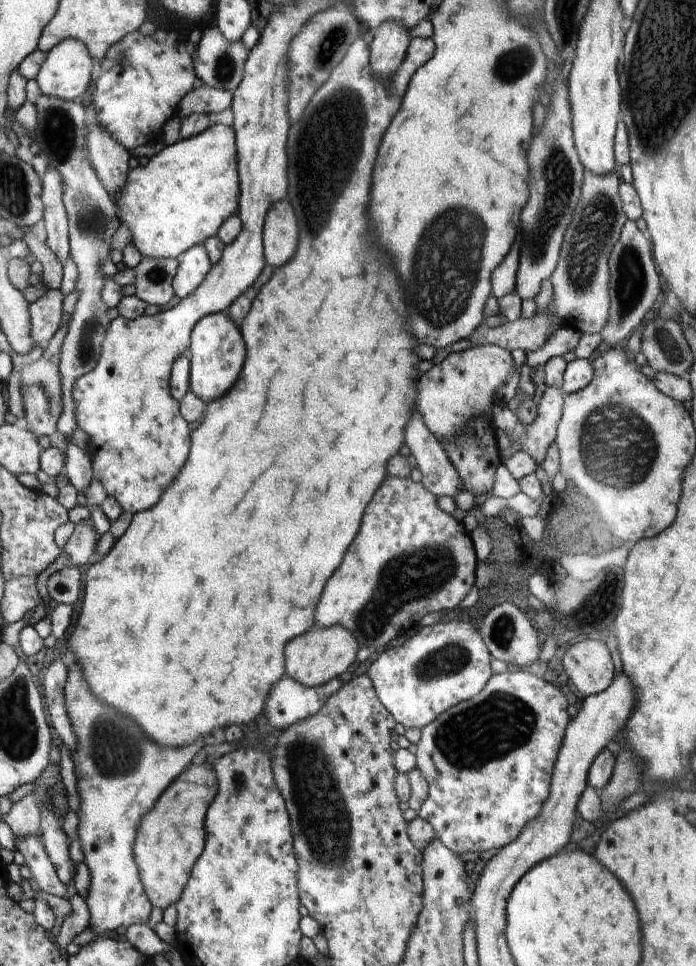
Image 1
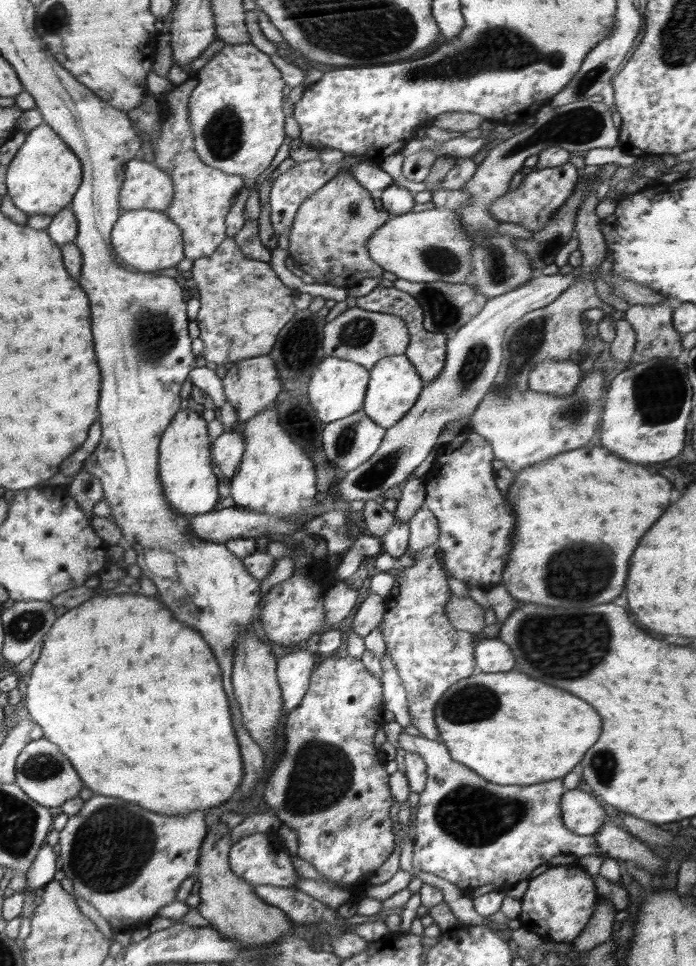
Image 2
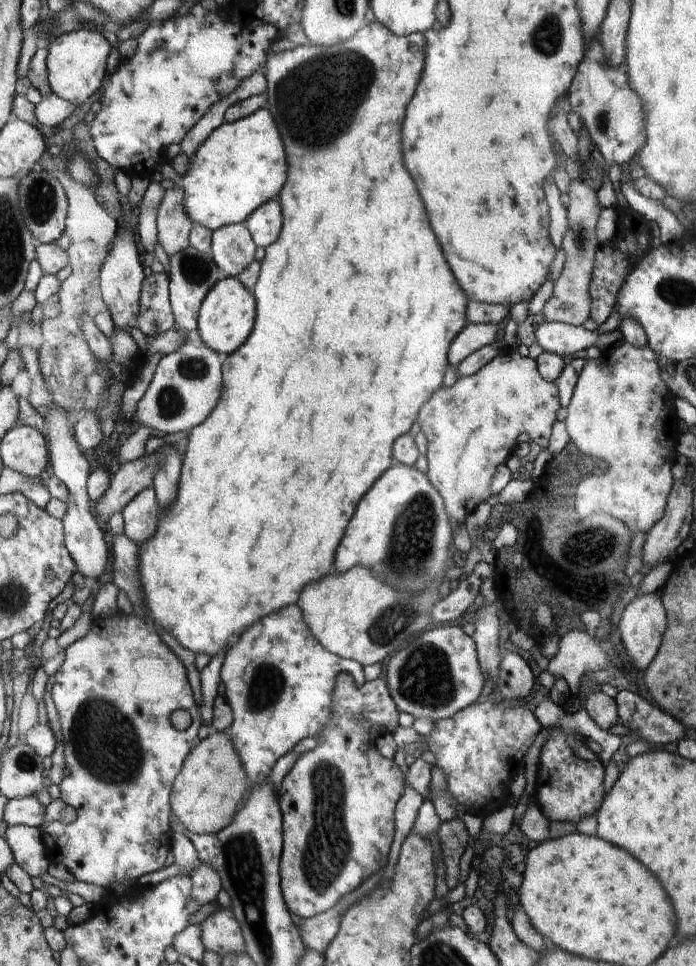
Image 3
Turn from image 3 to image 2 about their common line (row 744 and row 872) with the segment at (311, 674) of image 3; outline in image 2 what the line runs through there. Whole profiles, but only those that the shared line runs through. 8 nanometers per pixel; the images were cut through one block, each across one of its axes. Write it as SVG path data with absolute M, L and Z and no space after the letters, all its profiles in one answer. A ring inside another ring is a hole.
M277 831L258 832L237 840L229 850L229 865L234 874L254 886L295 887L295 880L300 877L292 865L292 850L284 847Z

